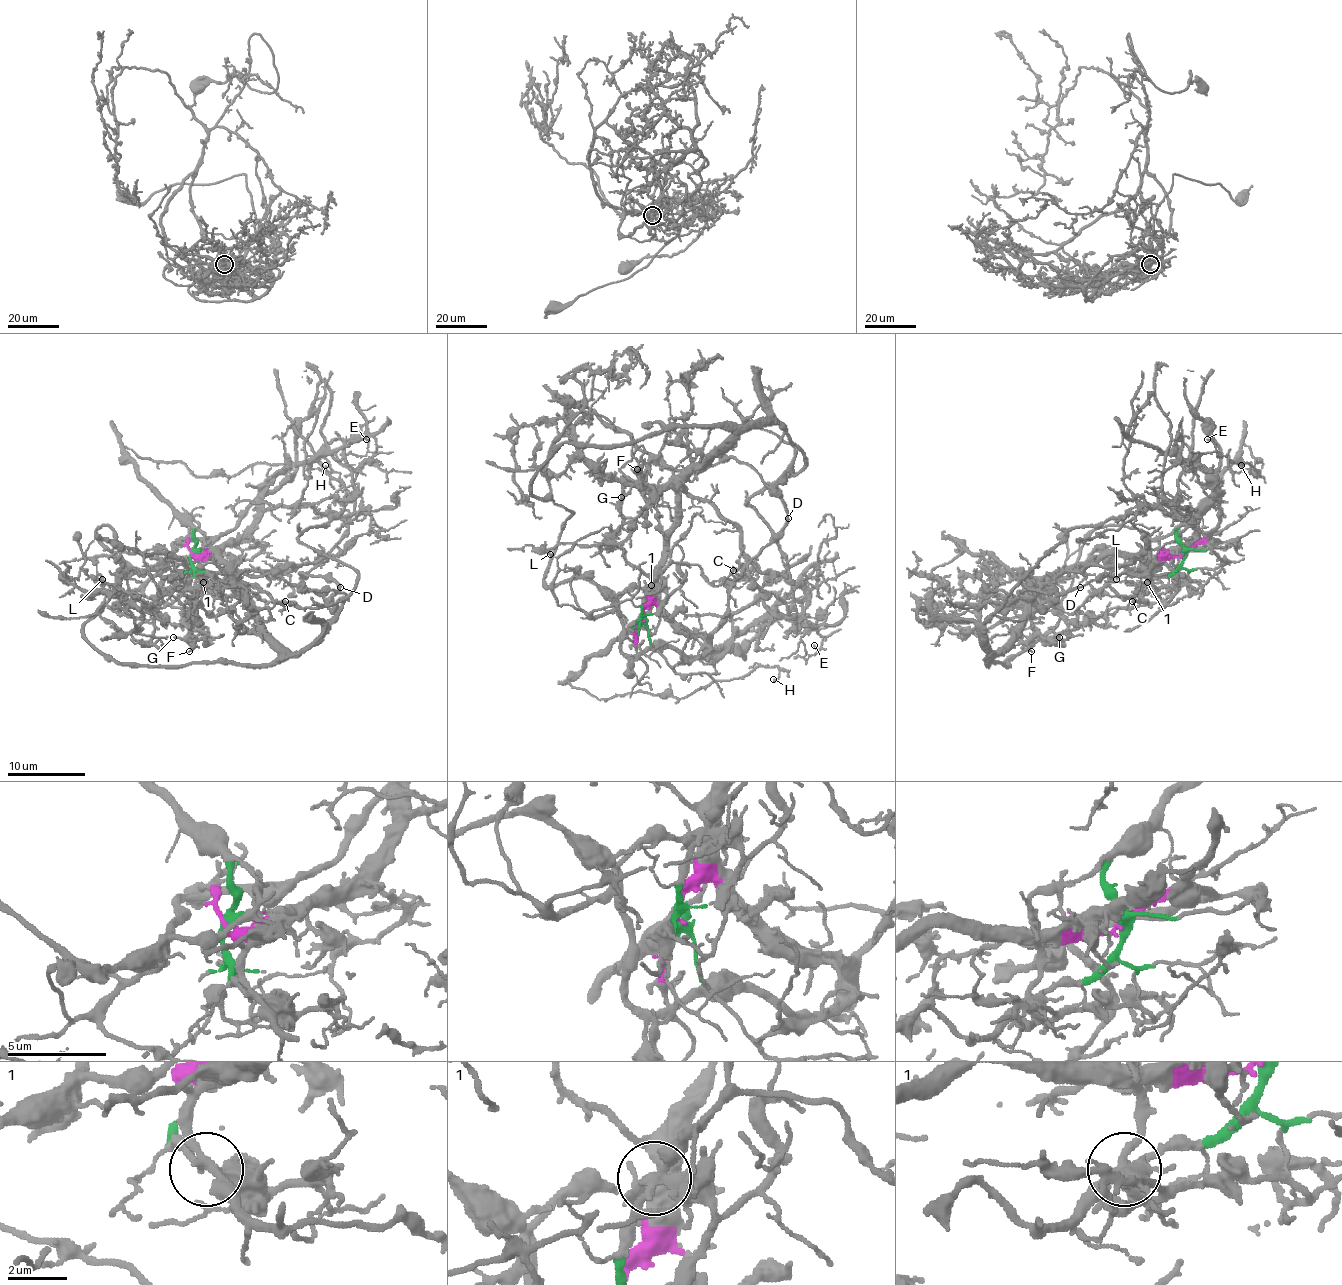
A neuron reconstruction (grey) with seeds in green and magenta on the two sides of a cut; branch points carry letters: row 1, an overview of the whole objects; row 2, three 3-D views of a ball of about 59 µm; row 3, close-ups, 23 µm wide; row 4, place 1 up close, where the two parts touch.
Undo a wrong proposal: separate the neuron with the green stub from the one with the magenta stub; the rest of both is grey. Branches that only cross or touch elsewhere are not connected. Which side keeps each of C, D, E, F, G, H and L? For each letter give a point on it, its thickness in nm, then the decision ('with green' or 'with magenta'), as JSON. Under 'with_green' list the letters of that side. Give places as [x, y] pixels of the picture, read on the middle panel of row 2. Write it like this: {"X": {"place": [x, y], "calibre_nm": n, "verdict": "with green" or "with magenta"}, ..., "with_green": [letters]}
{"C": {"place": [733, 570], "calibre_nm": 140, "verdict": "with green"}, "D": {"place": [788, 518], "calibre_nm": 220, "verdict": "with magenta"}, "E": {"place": [814, 645], "calibre_nm": 140, "verdict": "with magenta"}, "F": {"place": [637, 469], "calibre_nm": 130, "verdict": "with magenta"}, "G": {"place": [621, 497], "calibre_nm": 160, "verdict": "with magenta"}, "H": {"place": [773, 679], "calibre_nm": 140, "verdict": "with green"}, "L": {"place": [550, 554], "calibre_nm": 160, "verdict": "with magenta"}, "with_green": ["C", "H"]}

